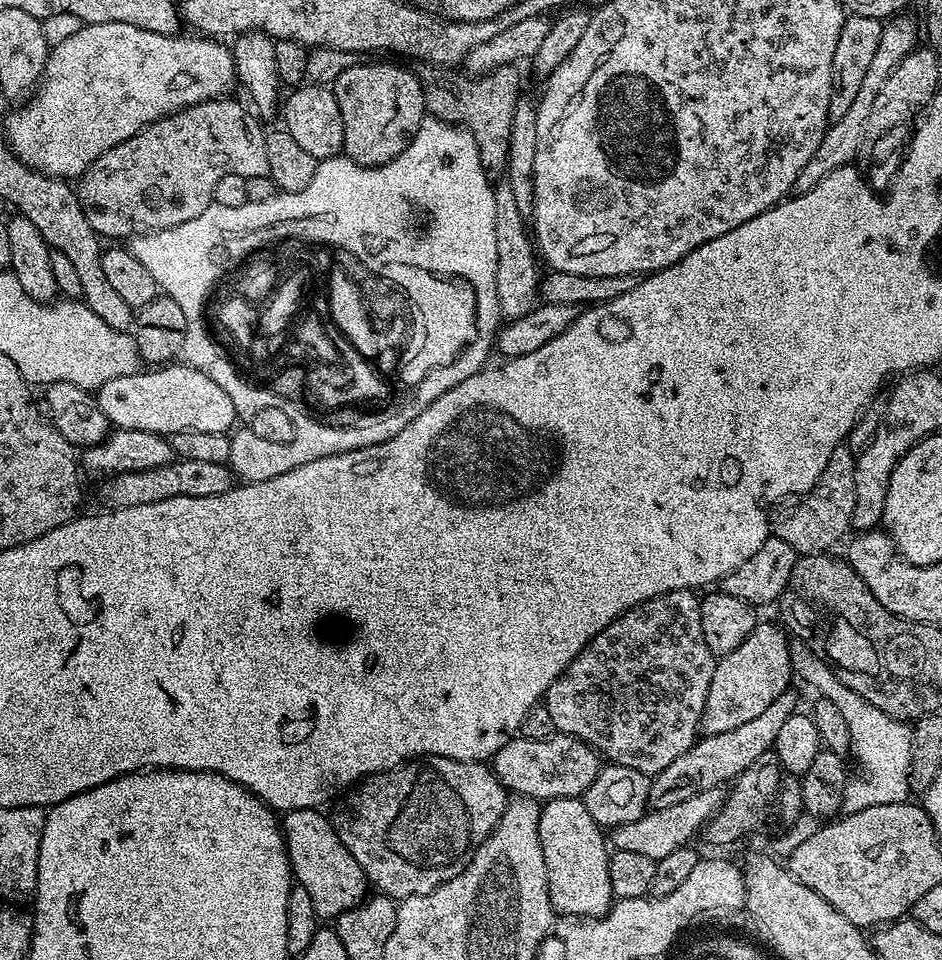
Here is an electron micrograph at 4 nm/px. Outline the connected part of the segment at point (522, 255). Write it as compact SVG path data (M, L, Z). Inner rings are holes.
M506 182L497 183L494 188L494 238L498 238L498 307L501 317L505 321L512 321L522 318L537 306L542 268L538 263L538 249L530 235L529 221L522 210L518 210L514 190Z

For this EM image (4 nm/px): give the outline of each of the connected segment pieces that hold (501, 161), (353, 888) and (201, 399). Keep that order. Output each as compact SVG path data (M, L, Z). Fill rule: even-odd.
M420 64L415 67L416 76L423 87L425 111L437 120L448 123L463 124L476 139L478 155L482 158L482 166L485 172L495 174L503 173L508 166L508 151L510 150L510 130L514 118L514 106L520 101L522 89L520 89L520 71L515 64L506 64L501 68L495 68L492 72L483 74L469 74L456 68L443 65Z
M314 808L285 812L282 816L282 831L295 883L310 894L310 902L314 902L317 917L321 921L332 922L346 910L364 903L370 885L362 866L354 862L354 854L342 846L331 819L322 813Z
M169 362L151 370L114 378L110 383L95 389L94 395L109 425L116 428L161 434L182 430L228 432L232 428L231 424L238 420L234 402L230 402L230 394L226 394L226 390L214 382L214 378L183 362Z

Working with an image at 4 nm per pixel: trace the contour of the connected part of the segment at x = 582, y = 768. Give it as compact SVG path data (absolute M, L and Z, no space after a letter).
M553 734L544 740L528 740L517 735L498 754L492 757L490 767L500 779L500 785L509 793L537 802L559 800L561 796L583 797L600 773L602 760L585 740L577 736Z

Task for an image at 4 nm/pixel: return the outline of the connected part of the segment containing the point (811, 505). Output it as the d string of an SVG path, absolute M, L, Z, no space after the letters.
M841 446L830 458L826 470L820 476L820 482L785 516L771 521L771 531L782 542L790 542L797 554L824 554L844 536L844 531L852 528L854 514L854 470L856 461L853 453L847 447Z

